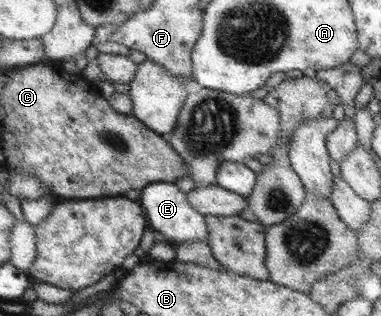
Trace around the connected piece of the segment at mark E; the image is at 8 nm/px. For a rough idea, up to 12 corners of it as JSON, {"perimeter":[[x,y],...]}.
{"perimeter":[[155,182],[138,202],[148,225],[178,246],[208,237],[206,219],[175,183]]}

